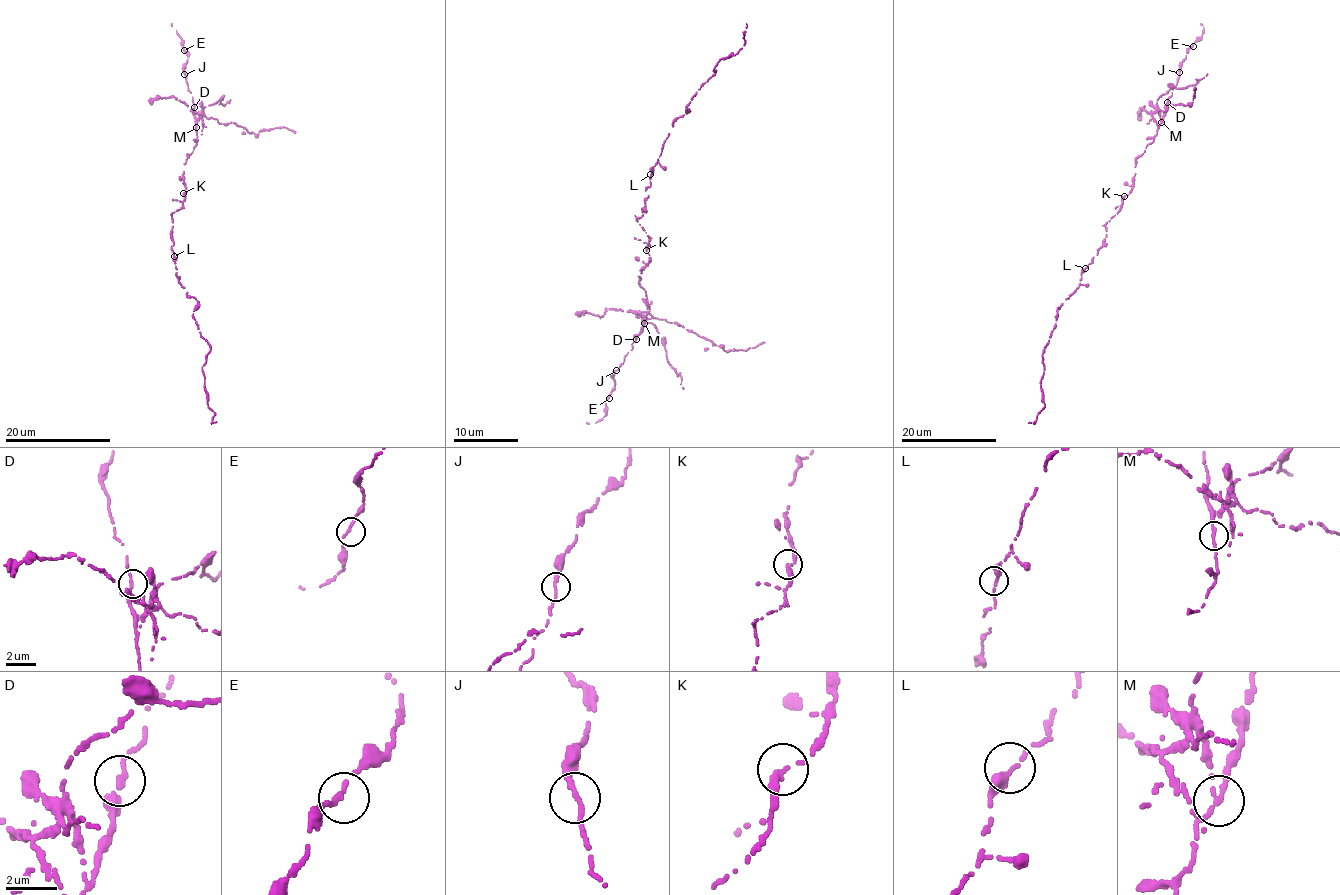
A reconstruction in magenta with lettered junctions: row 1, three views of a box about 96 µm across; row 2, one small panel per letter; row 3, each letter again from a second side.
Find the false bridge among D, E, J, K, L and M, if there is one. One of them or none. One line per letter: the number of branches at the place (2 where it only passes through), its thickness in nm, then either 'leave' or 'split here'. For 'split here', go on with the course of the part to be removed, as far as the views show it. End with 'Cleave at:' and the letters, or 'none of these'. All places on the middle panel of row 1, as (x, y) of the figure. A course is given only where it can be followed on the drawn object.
D: 2 branches meet; 220 nm thick; leave
E: 2 branches meet; 200 nm thick; leave
J: 2 branches meet; 220 nm thick; leave
K: 2 branches meet; 240 nm thick; leave
L: 2 branches meet; 260 nm thick; leave
M: 2 branches meet; 220 nm thick; split here; foreign part runs (645, 323), (652, 318), (676, 322), (724, 351), (747, 350), (765, 342)
Cleave at: M

